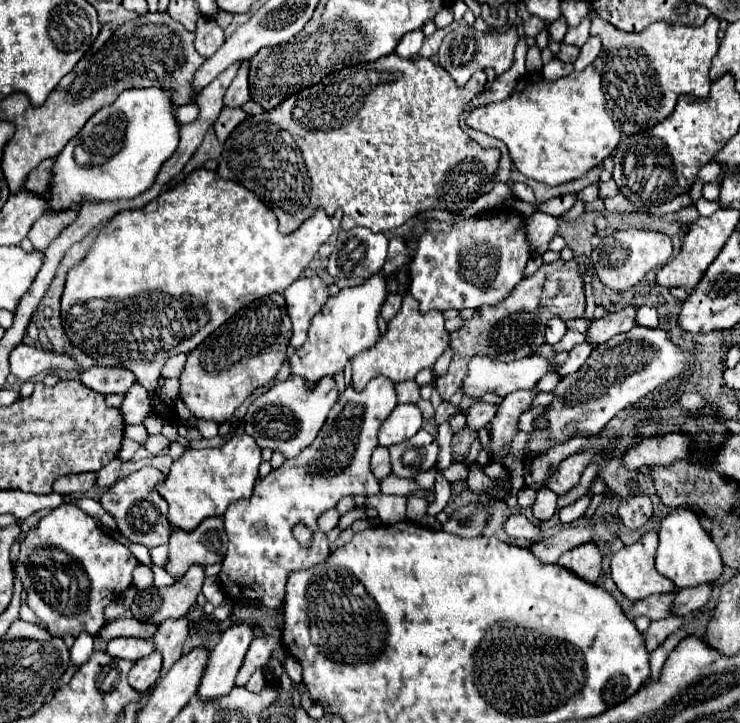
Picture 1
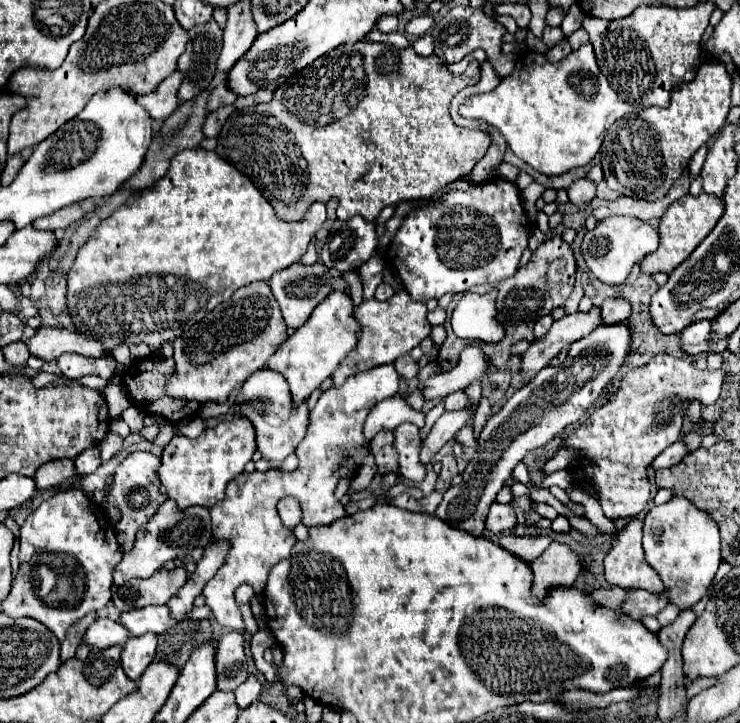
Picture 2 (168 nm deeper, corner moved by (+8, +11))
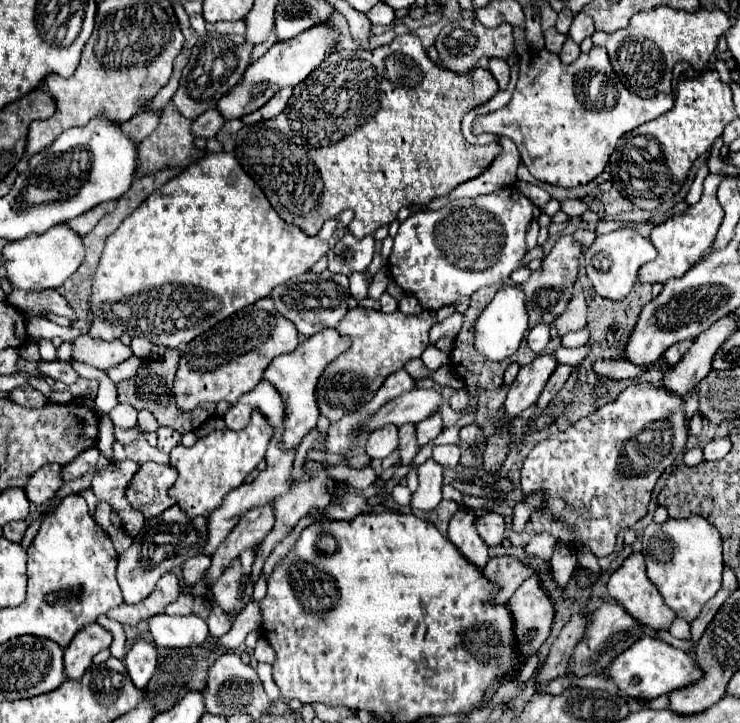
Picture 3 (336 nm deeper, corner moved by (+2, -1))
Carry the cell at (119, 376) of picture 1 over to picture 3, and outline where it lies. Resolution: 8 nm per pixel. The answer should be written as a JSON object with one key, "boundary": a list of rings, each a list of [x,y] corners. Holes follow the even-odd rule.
{"boundary":[[[40,362],[40,372],[44,376],[50,376],[50,378],[66,382],[66,384],[72,384],[80,378],[70,362]]]}

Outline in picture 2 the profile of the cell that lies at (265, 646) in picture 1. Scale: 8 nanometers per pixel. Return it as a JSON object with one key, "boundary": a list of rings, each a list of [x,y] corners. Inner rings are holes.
{"boundary":[[[228,632],[216,642],[216,690],[234,690],[246,678],[244,638],[238,632]]]}

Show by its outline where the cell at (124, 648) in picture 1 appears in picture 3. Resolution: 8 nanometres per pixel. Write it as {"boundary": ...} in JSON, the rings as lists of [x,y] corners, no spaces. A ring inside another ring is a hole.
{"boundary":[[[90,624],[90,628],[84,628],[84,632],[78,632],[74,640],[70,642],[70,648],[64,650],[64,668],[68,678],[78,680],[92,664],[92,658],[108,650],[112,644],[112,634],[102,628],[100,624]]]}

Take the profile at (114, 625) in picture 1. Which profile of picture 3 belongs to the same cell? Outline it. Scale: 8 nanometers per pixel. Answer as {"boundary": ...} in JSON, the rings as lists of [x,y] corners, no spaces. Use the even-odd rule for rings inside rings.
{"boundary":[[[156,614],[148,620],[148,630],[158,648],[200,646],[208,638],[208,626],[202,618]]]}

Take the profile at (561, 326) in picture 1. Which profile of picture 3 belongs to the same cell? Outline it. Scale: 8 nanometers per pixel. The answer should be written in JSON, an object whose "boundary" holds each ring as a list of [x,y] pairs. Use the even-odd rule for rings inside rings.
{"boundary":[[[538,324],[538,326],[532,328],[530,334],[528,334],[528,346],[530,346],[536,354],[540,354],[540,352],[546,348],[548,340],[550,340],[550,326],[548,326],[548,324]]]}

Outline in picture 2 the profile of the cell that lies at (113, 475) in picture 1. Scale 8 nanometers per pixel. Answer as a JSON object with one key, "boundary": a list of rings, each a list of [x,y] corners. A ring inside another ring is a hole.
{"boundary":[[[96,446],[96,448],[88,448],[88,452],[80,452],[80,456],[76,456],[74,464],[76,464],[76,472],[80,476],[96,472],[100,466],[100,448]]]}

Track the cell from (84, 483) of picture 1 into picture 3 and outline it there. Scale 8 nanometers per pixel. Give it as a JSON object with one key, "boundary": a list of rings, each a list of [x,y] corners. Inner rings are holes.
{"boundary":[[[50,464],[42,470],[38,470],[32,478],[30,484],[24,488],[26,496],[34,504],[44,504],[46,500],[52,500],[56,492],[62,488],[62,466],[60,464]]]}

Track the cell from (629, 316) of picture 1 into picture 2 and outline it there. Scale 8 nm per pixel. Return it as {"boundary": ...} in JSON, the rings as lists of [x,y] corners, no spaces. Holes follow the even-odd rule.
{"boundary":[[[592,308],[586,314],[576,312],[554,322],[552,328],[546,332],[546,336],[536,338],[530,344],[530,348],[522,354],[520,374],[524,378],[524,384],[528,384],[544,366],[548,366],[550,360],[562,348],[568,348],[572,342],[588,336],[598,326],[600,326],[600,308]]]}

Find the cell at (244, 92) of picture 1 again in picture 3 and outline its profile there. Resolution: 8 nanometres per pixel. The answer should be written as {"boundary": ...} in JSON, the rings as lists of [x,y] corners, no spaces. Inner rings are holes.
{"boundary":[[[210,108],[194,120],[194,132],[200,138],[214,138],[214,134],[224,126],[224,122],[226,120],[222,118],[222,114],[216,108]]]}

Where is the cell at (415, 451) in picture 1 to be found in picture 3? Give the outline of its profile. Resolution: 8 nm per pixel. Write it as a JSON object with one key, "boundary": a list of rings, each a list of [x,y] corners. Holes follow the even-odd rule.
{"boundary":[[[430,416],[430,420],[416,424],[416,438],[418,438],[420,446],[434,440],[440,432],[442,432],[442,418],[440,416]]]}

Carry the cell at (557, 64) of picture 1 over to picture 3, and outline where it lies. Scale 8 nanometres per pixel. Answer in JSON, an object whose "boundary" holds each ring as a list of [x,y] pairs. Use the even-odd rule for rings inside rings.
{"boundary":[[[566,40],[564,42],[564,48],[562,48],[562,52],[560,52],[560,60],[564,62],[564,64],[572,64],[576,58],[580,56],[580,46],[578,44],[574,44],[574,40]]]}

